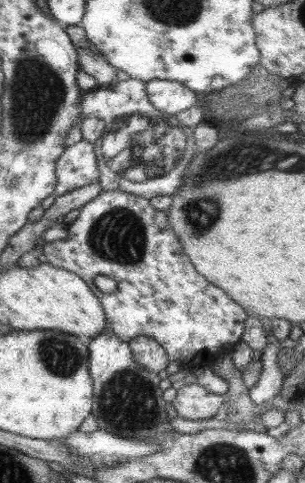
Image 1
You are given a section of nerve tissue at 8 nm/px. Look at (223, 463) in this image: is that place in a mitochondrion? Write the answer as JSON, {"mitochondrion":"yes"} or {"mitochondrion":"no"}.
{"mitochondrion":"yes"}

